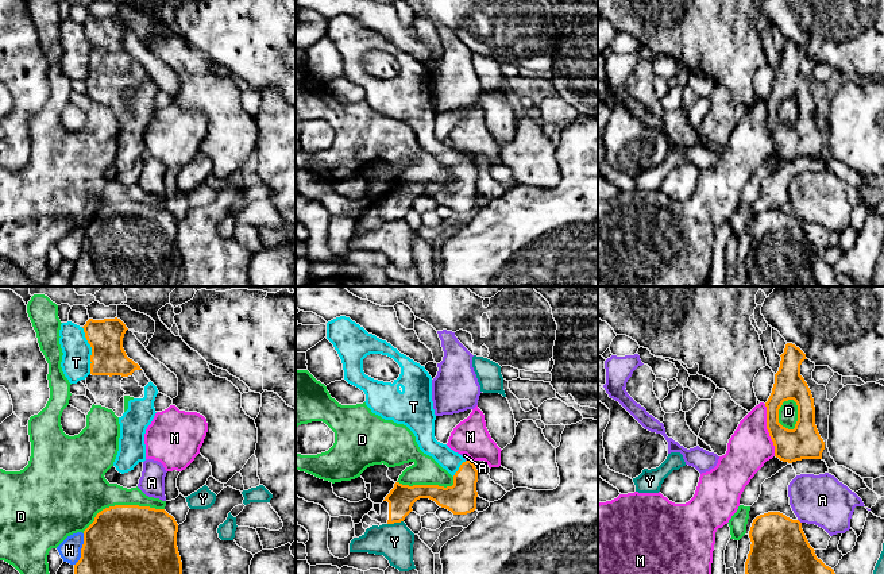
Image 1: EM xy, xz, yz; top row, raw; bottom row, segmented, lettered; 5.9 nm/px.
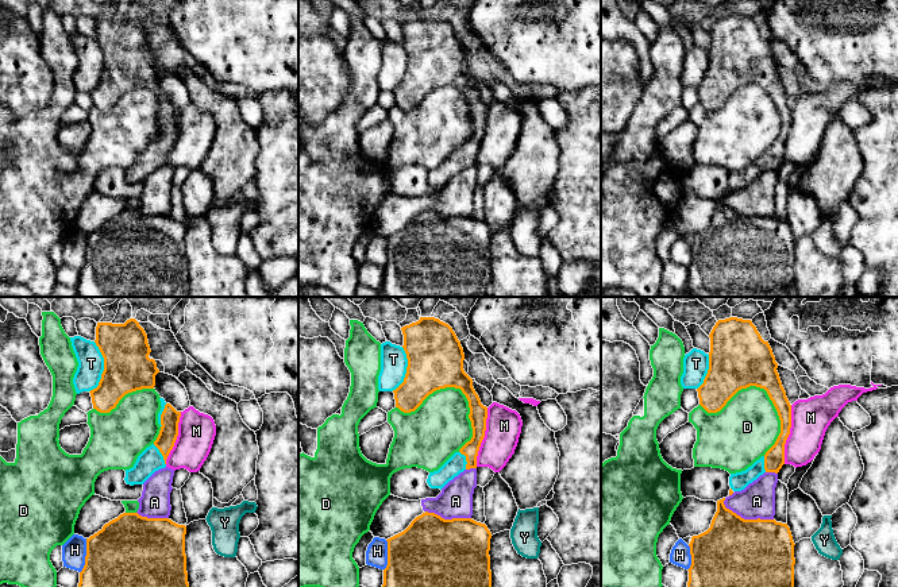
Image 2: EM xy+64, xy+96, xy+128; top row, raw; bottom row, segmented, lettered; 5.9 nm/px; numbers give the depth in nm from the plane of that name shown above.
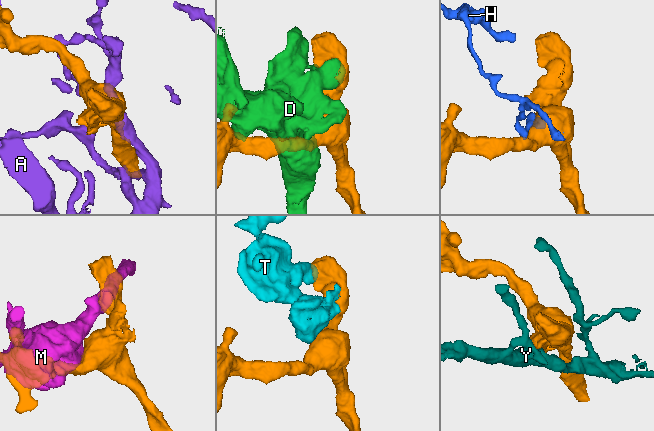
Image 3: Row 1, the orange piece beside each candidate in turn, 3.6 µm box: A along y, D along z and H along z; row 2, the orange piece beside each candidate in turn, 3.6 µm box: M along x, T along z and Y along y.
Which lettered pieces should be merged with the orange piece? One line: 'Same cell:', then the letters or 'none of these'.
Same cell: T

